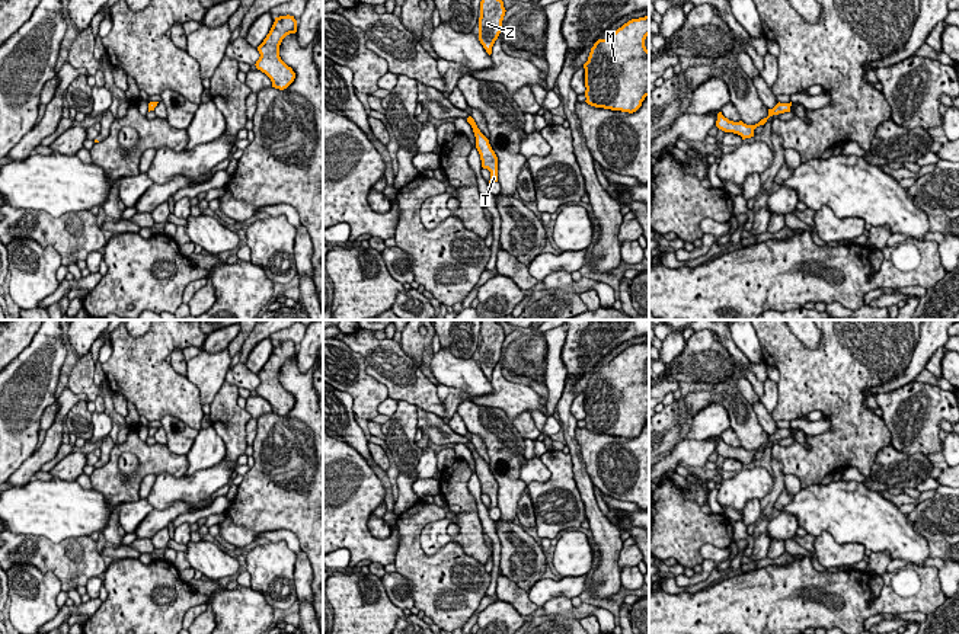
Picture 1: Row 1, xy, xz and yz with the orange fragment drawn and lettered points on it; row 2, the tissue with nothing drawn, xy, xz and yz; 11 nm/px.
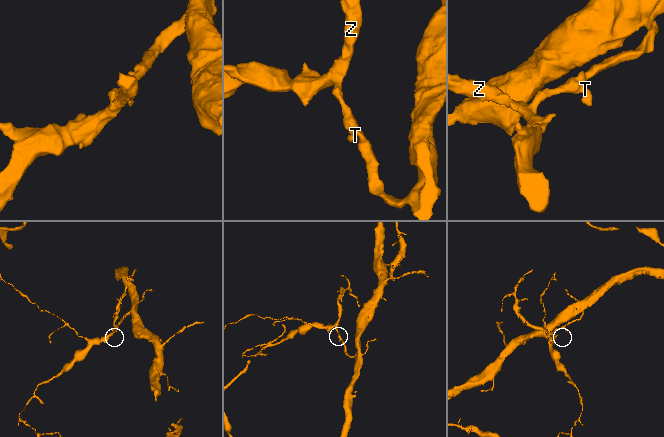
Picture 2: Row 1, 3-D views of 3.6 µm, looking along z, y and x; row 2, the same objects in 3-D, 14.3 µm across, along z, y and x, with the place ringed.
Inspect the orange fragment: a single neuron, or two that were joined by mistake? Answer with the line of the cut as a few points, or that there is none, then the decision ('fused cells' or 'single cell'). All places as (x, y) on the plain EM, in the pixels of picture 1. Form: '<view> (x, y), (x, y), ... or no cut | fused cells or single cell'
no cut | single cell

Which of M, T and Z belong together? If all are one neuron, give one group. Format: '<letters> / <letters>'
M T Z

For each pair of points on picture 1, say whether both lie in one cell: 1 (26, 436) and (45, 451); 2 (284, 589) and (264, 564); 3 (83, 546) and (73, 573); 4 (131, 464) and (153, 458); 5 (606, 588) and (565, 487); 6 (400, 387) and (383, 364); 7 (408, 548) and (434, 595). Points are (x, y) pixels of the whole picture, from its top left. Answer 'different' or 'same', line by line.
1: different
2: same
3: same
4: different
5: different
6: same
7: same

